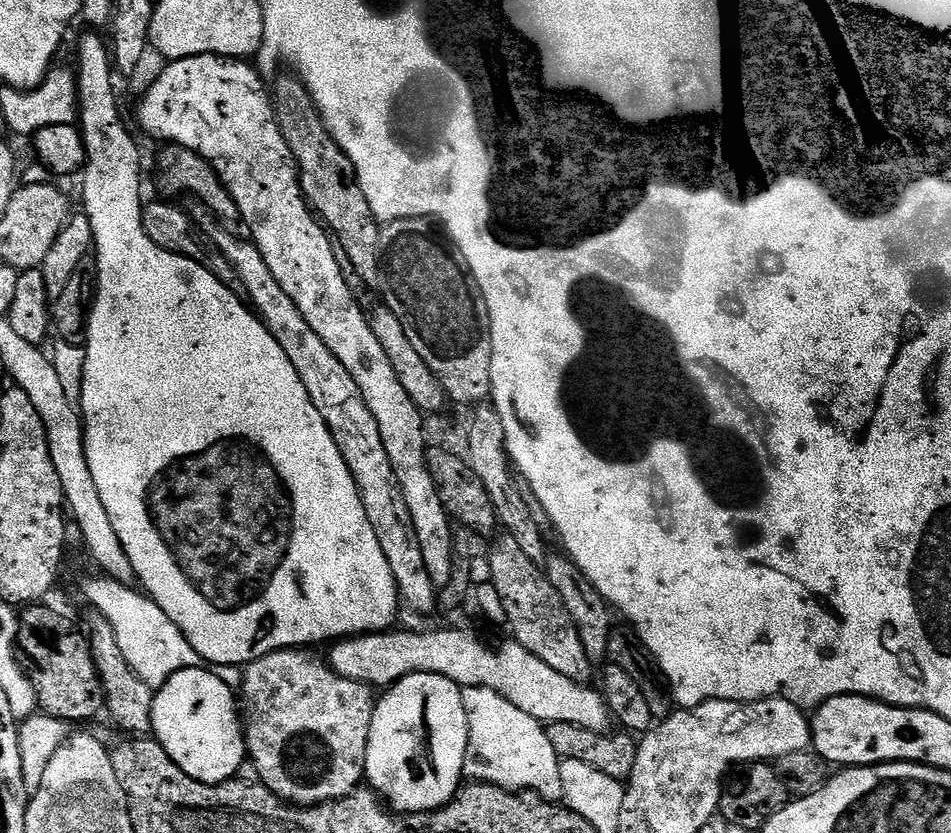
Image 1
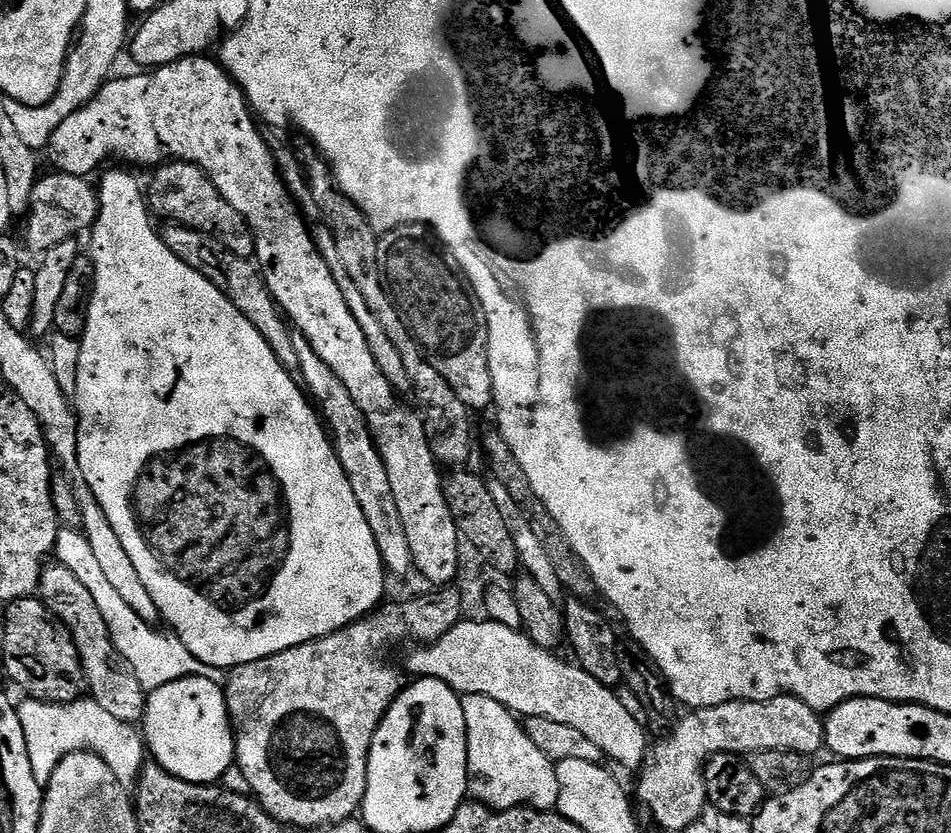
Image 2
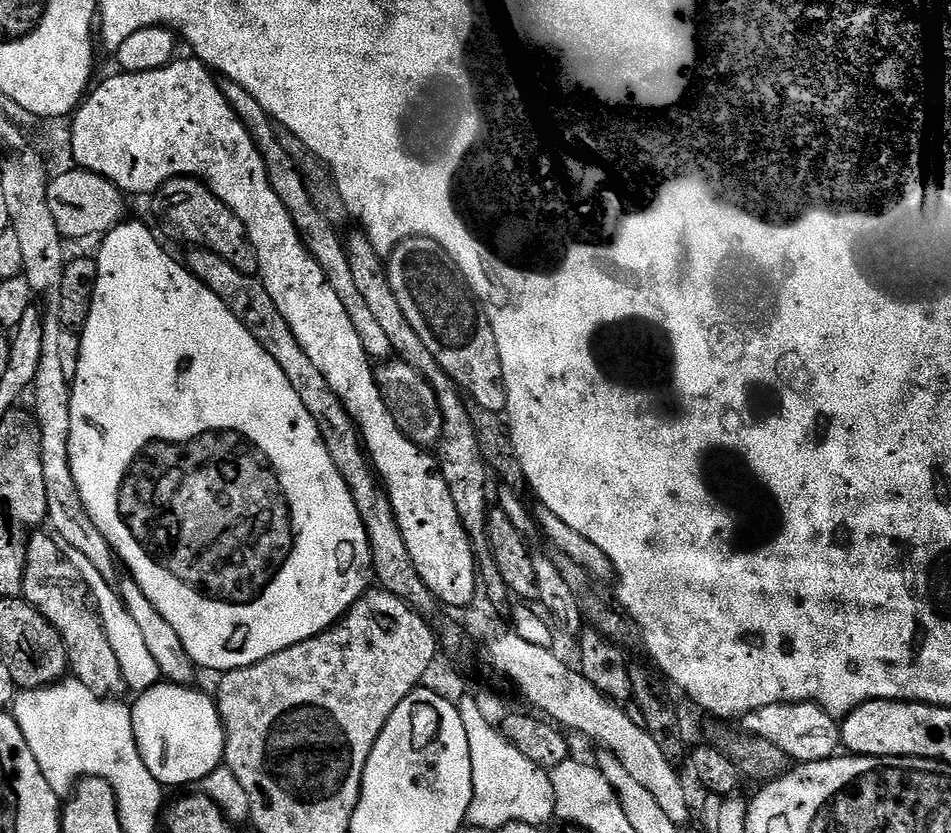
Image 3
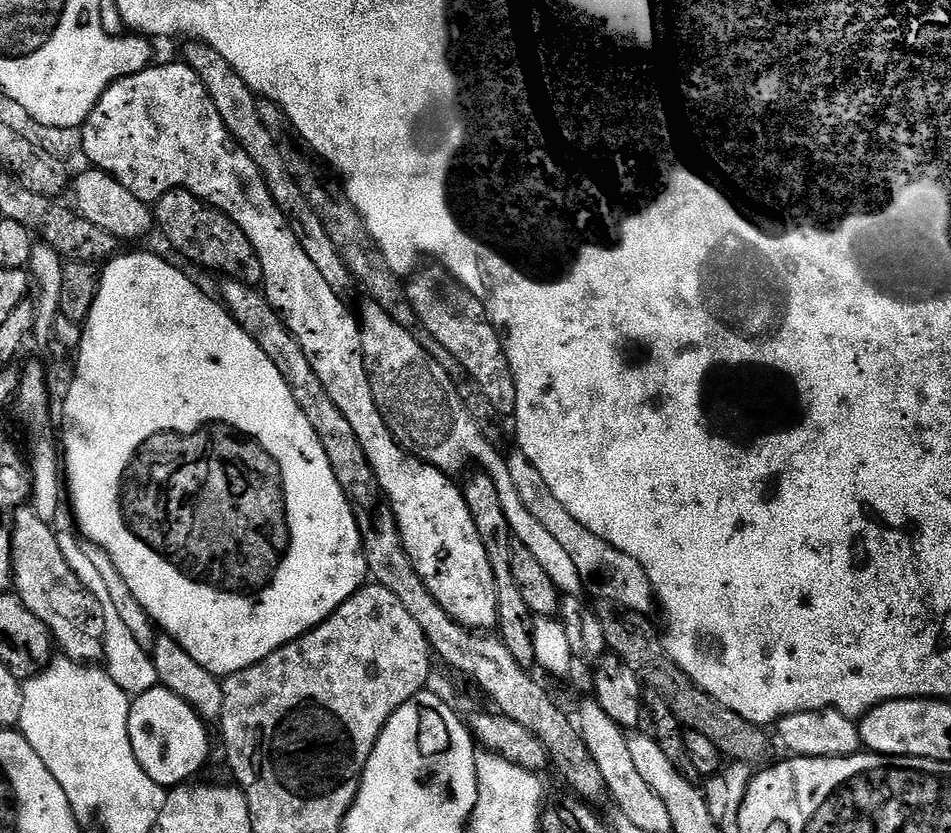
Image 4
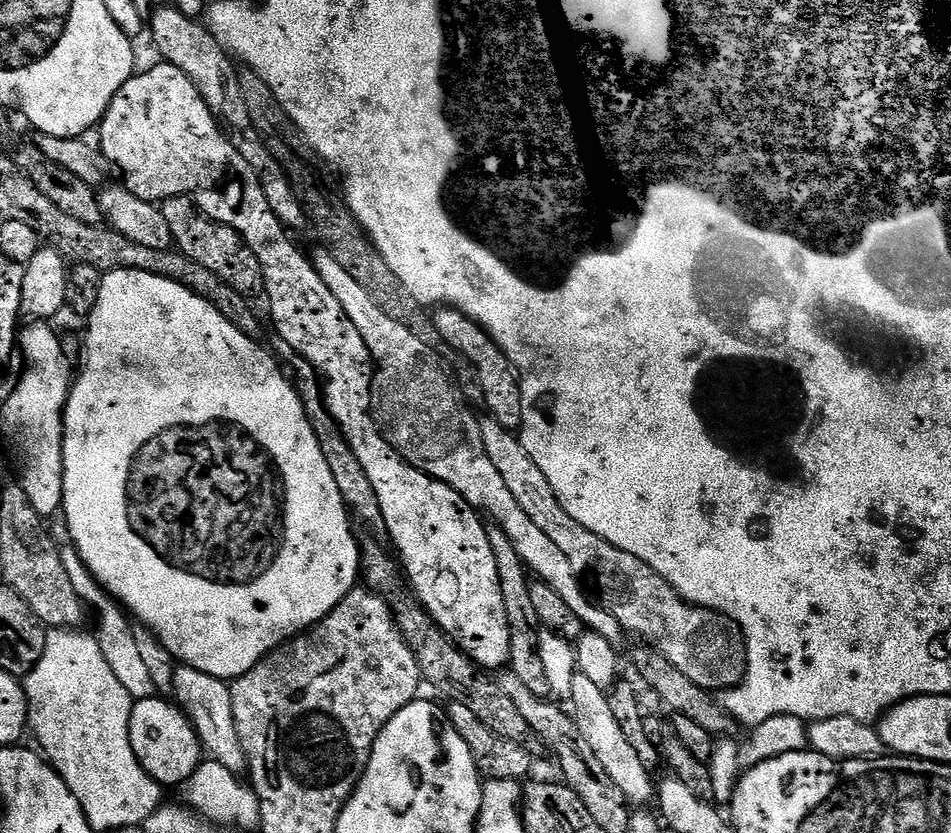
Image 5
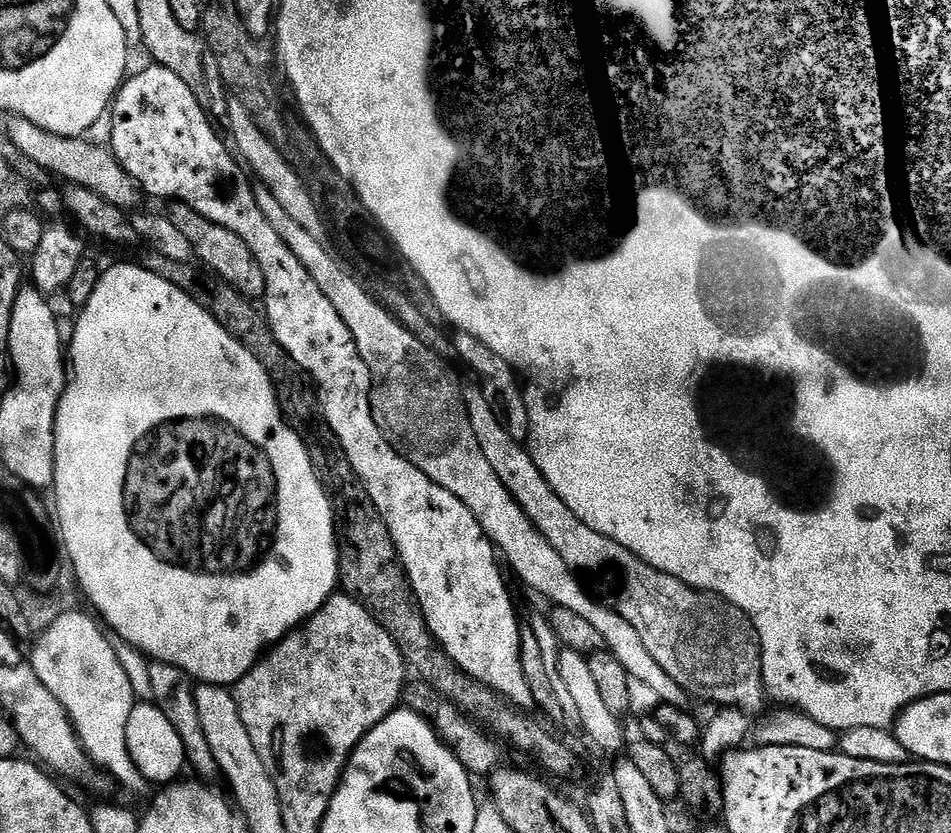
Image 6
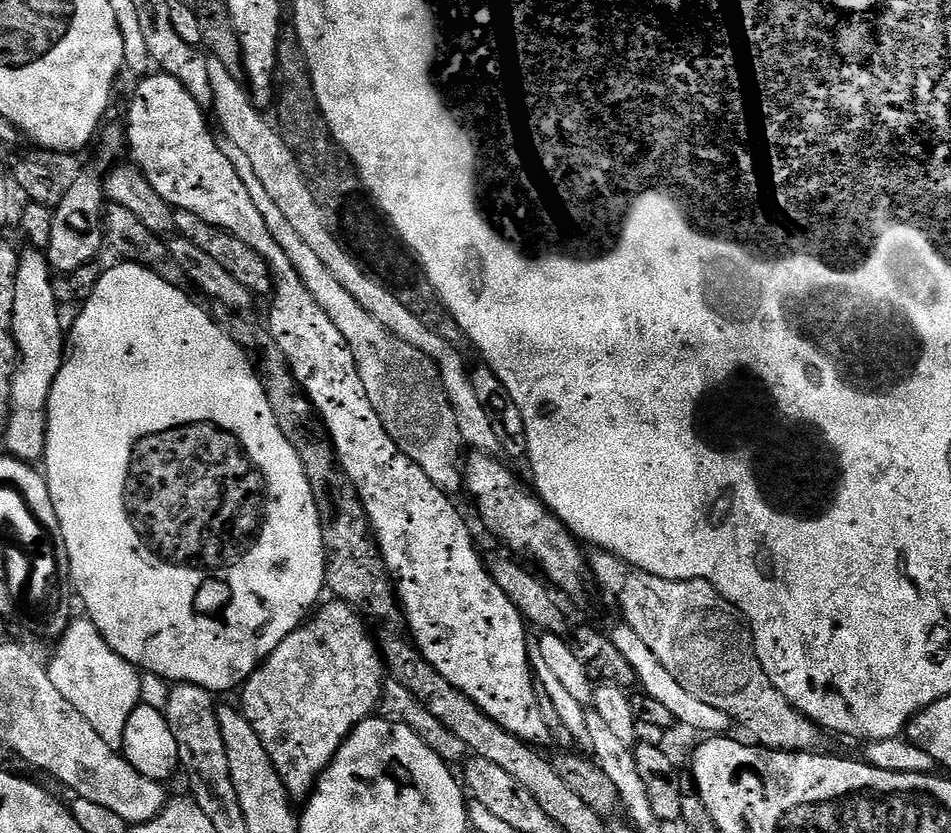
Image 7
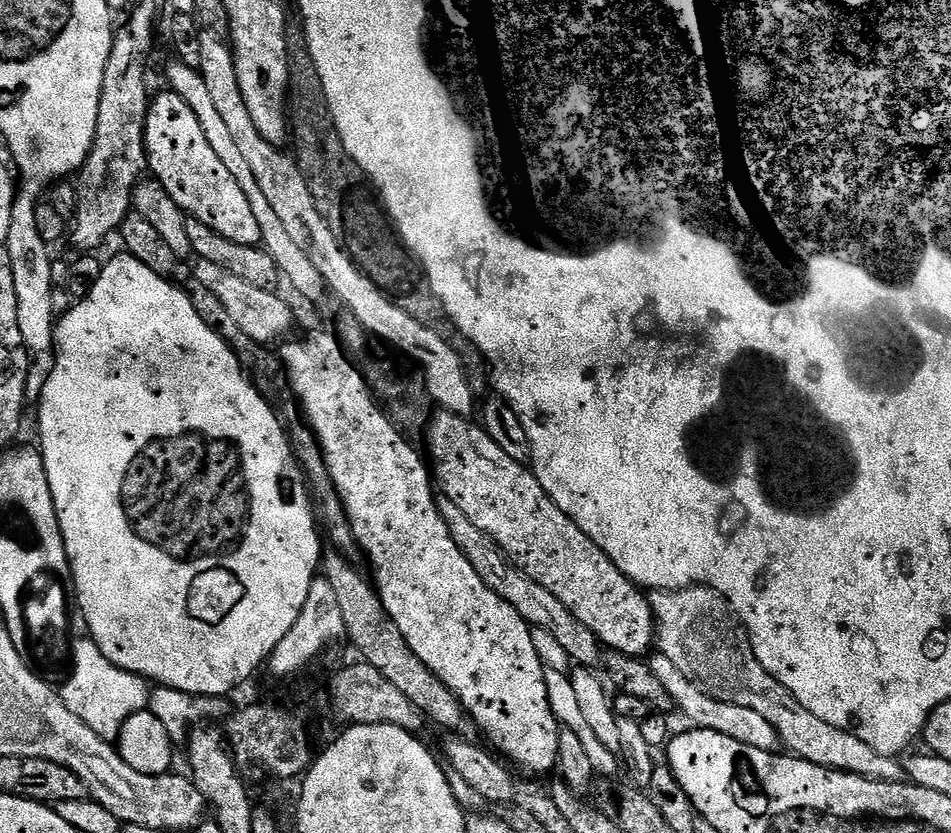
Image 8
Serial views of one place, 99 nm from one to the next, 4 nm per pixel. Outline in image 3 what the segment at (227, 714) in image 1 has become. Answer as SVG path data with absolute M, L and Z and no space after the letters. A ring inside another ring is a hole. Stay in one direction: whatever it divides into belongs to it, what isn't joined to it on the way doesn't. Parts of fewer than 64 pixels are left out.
M161 682L150 690L139 693L135 697L136 704L131 705L134 738L140 751L142 762L146 762L146 770L154 774L159 784L199 785L200 781L210 775L222 764L224 758L224 724L220 721L220 709L211 695L199 692L196 686L169 684Z

